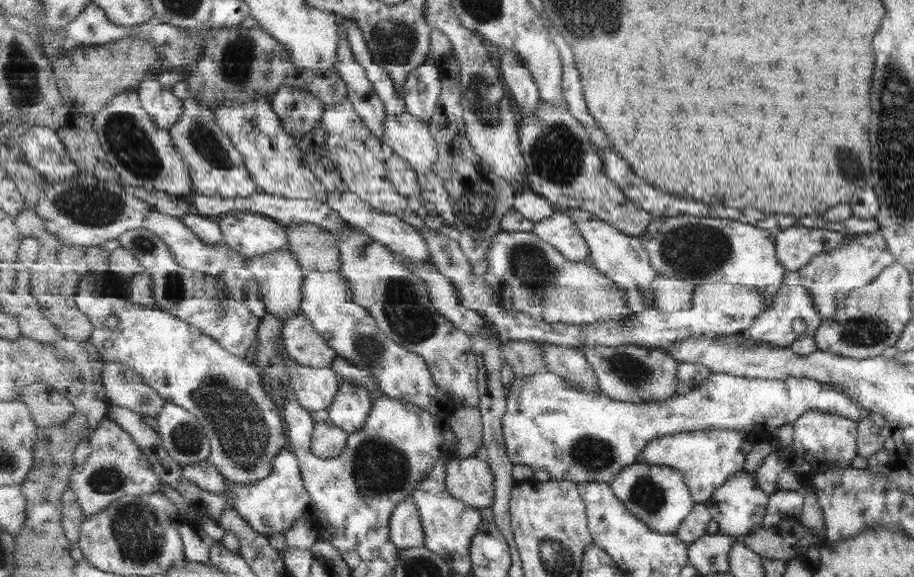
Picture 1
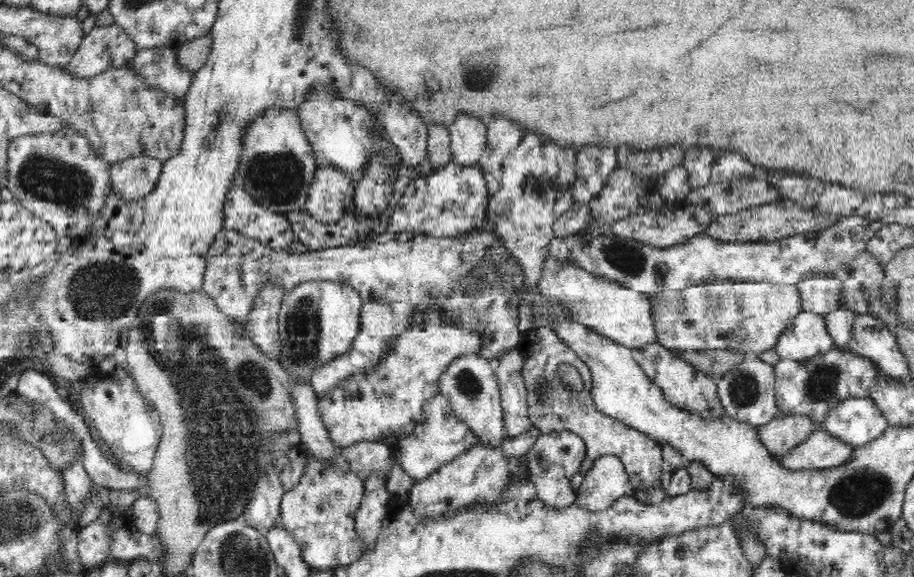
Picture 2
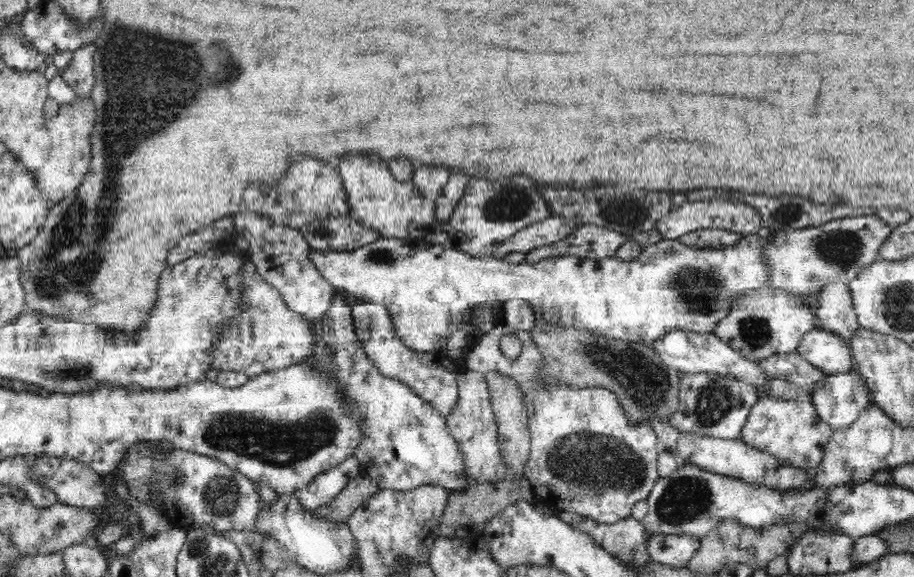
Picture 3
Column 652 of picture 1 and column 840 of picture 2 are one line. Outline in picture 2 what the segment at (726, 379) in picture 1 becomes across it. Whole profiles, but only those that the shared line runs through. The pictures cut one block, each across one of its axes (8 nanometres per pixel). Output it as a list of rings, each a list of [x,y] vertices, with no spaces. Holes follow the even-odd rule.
[[[872,397],[848,398],[838,403],[820,425],[854,449],[876,440],[890,426]]]

